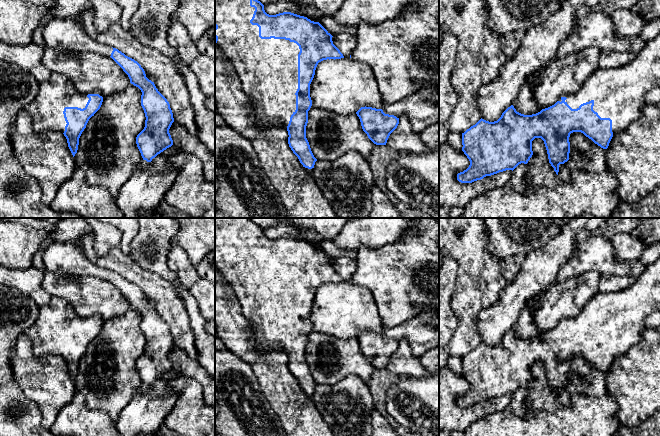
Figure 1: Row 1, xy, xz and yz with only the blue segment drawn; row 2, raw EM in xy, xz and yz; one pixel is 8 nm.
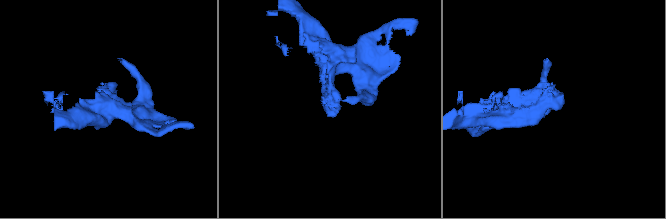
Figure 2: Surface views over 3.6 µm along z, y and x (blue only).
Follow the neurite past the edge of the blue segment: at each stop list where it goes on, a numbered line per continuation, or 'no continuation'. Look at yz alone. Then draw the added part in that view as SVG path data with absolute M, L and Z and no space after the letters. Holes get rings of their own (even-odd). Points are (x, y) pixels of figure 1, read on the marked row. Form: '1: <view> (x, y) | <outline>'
1: yz (619, 93) | M591 12L582 17L574 26L570 35L560 44L555 57L563 58L568 54L592 46L601 51L632 52L636 56L632 62L619 68L603 69L598 67L577 92L564 94L562 97L567 98L565 102L572 109L577 109L581 104L593 100L593 110L601 118L612 120L614 135L641 116L646 94L650 90L660 87L660 34L649 41L642 40L639 35L622 35L607 15L601 12Z

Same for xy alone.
1: xy (46, 110) | M52 73L46 81L40 83L36 98L23 109L32 118L35 132L56 130L64 133L67 124L63 114L64 108L85 108L89 100L88 94L102 96L98 90L80 92L66 76Z

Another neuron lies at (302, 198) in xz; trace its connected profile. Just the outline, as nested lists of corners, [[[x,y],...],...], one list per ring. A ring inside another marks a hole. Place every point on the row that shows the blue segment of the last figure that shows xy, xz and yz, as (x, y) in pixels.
[[[215,57],[215,103],[218,113],[224,121],[243,137],[250,141],[260,162],[261,168],[268,176],[272,186],[279,193],[285,208],[286,218],[339,218],[329,201],[323,196],[311,173],[300,163],[288,144],[288,131],[281,123],[267,123],[261,125],[256,120],[256,114],[252,102],[242,89],[240,79],[233,63],[226,57]]]

